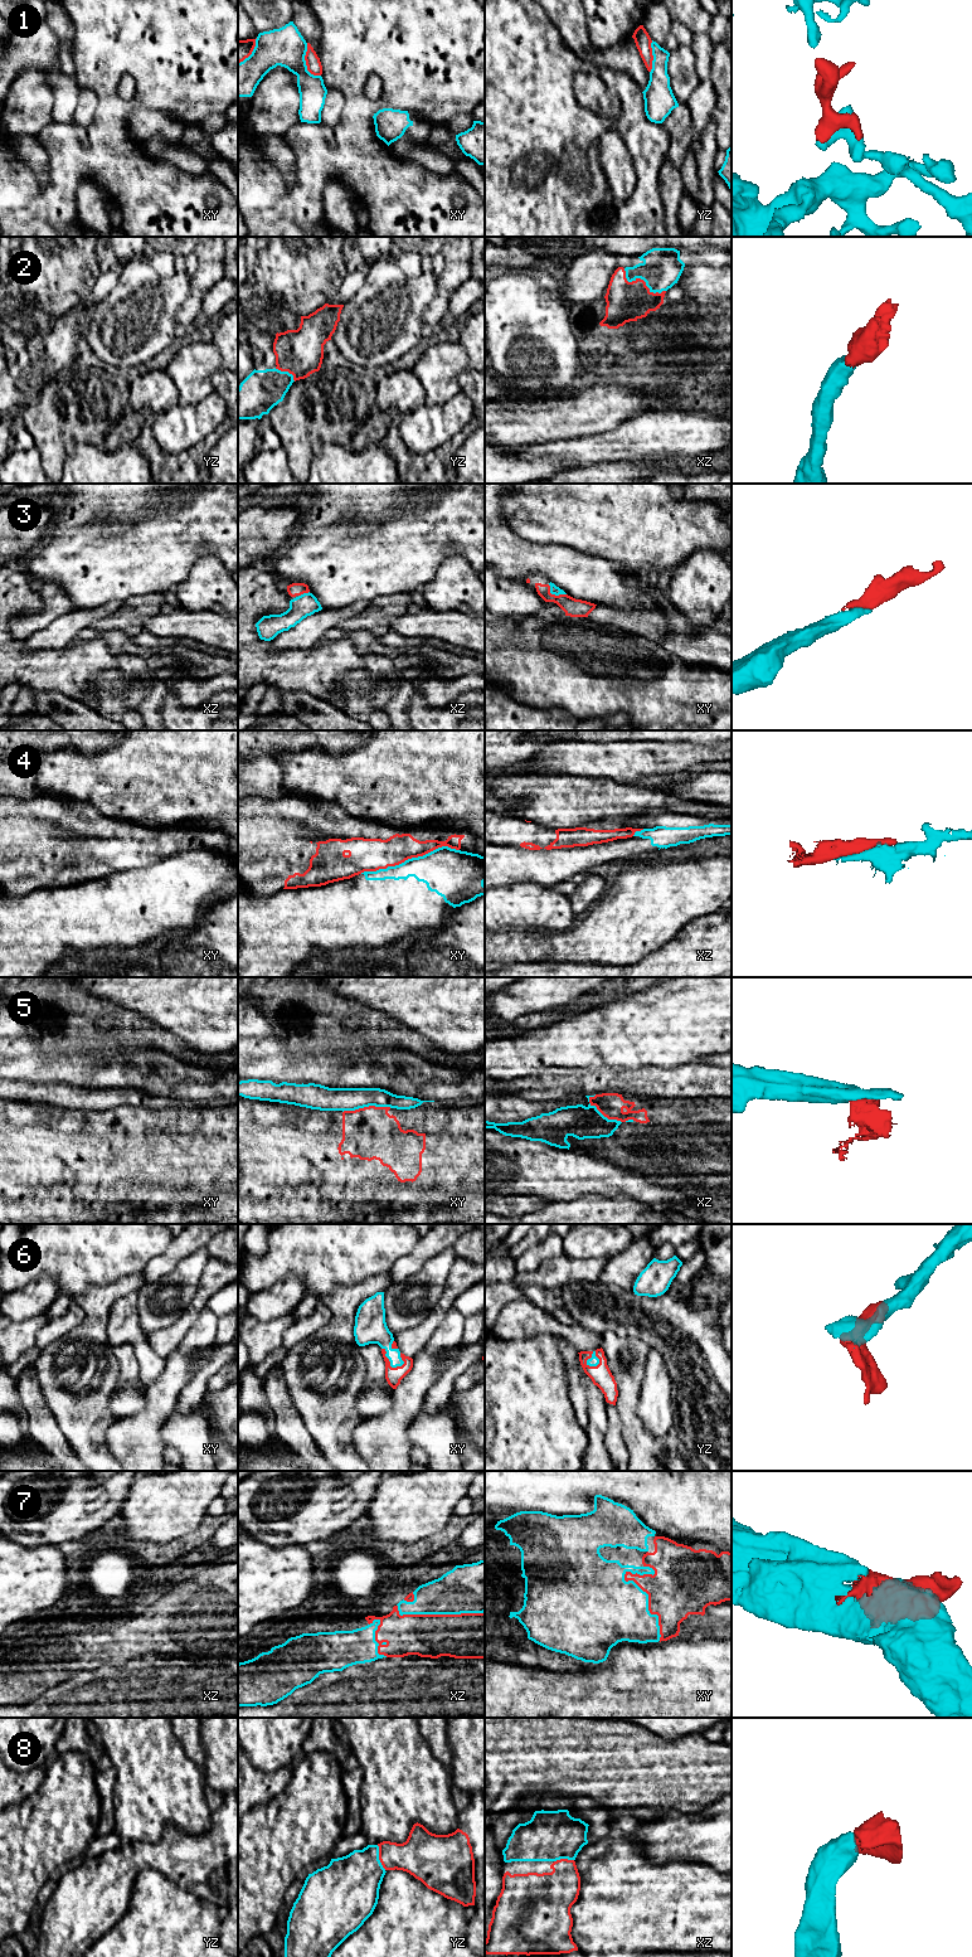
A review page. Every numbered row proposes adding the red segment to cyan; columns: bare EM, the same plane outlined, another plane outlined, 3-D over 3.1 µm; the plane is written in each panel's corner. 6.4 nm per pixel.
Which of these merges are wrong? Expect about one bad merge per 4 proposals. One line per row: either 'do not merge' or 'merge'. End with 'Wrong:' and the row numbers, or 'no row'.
1: merge
2: merge
3: merge
4: do not merge
5: do not merge
6: merge
7: merge
8: merge
Wrong: 4, 5

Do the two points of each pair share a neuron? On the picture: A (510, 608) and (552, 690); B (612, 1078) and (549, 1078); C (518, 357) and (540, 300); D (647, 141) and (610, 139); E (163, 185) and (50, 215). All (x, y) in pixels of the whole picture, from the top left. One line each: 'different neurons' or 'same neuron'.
A: different neurons
B: same neuron
C: same neuron
D: different neurons
E: same neuron

